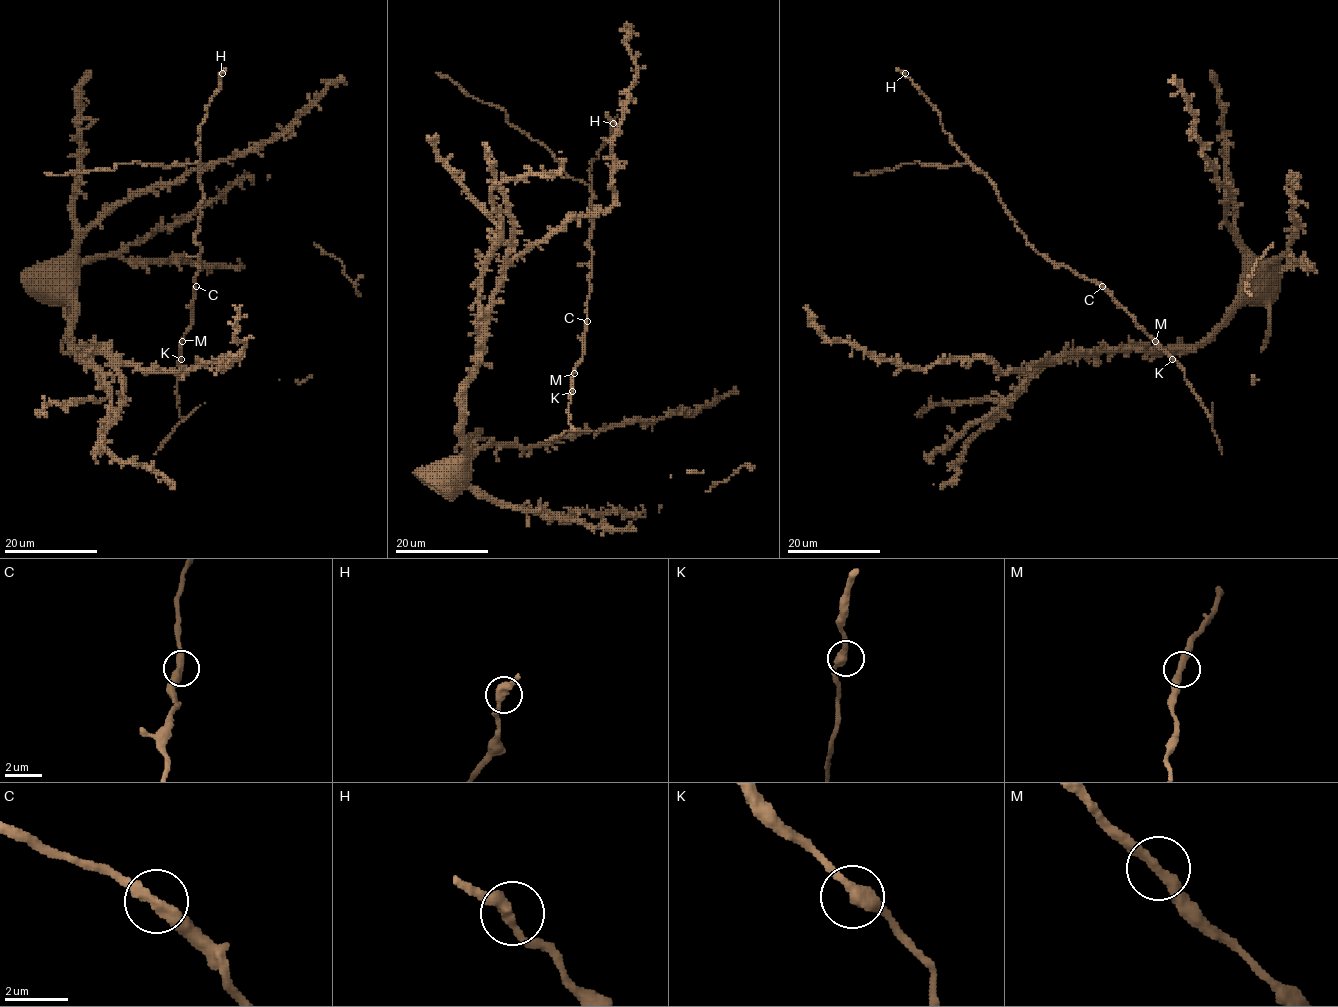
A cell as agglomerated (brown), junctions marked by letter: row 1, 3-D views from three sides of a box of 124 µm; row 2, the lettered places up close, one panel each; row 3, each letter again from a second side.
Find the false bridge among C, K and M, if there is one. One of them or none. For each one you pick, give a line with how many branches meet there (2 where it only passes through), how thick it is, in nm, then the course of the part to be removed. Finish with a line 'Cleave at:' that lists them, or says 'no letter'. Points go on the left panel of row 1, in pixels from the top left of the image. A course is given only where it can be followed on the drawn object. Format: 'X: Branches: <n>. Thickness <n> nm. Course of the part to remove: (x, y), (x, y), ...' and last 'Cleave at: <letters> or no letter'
Cleave at: no letter

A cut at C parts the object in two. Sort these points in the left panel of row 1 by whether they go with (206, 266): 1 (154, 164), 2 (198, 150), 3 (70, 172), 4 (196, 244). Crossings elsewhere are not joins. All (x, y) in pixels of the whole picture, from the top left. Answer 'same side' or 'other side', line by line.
1: other side
2: other side
3: other side
4: other side

